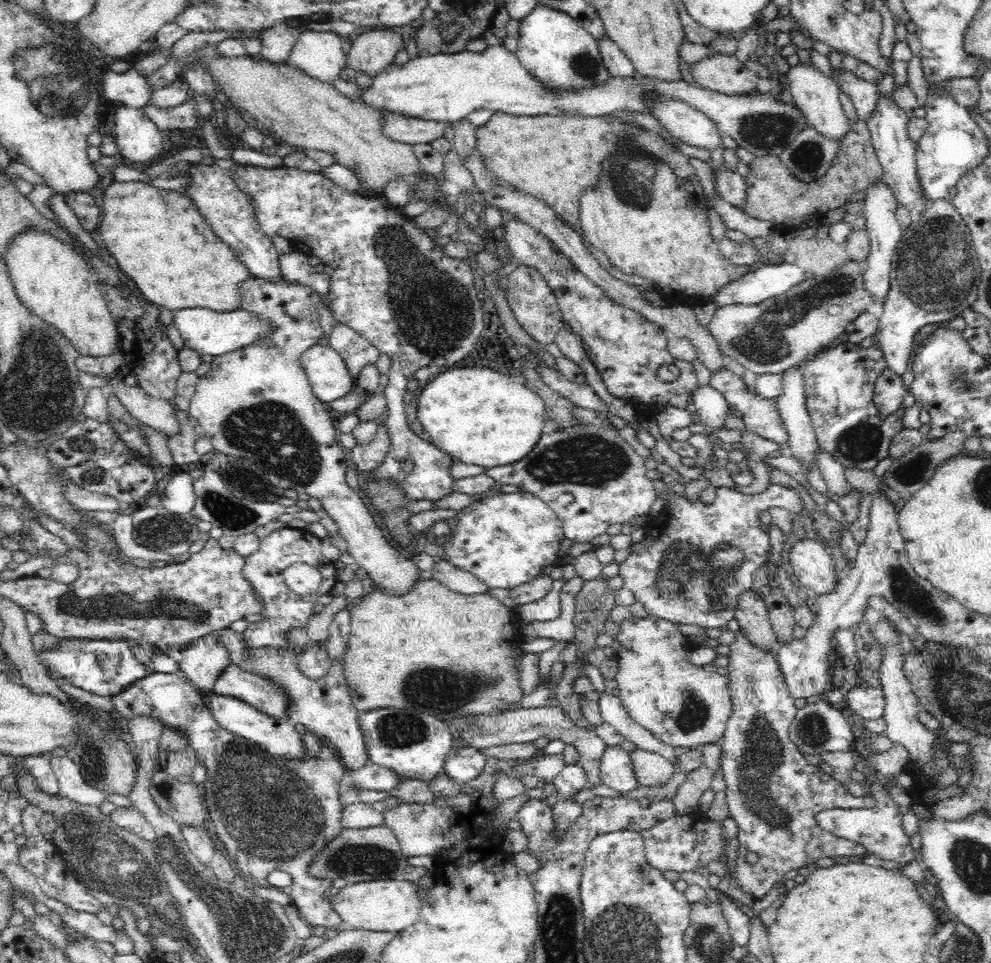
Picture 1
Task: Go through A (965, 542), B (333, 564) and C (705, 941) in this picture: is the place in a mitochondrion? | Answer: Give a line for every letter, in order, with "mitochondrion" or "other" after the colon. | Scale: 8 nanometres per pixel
A: other
B: other
C: mitochondrion

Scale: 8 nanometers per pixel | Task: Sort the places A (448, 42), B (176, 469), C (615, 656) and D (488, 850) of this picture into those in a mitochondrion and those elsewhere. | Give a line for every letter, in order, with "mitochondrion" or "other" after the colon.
A: other
B: other
C: other
D: other

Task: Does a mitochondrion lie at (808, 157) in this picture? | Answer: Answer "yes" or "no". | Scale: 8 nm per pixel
yes

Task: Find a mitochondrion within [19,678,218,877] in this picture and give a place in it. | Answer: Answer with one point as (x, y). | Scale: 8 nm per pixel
(93, 763)

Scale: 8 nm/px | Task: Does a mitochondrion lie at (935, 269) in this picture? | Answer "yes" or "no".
yes

